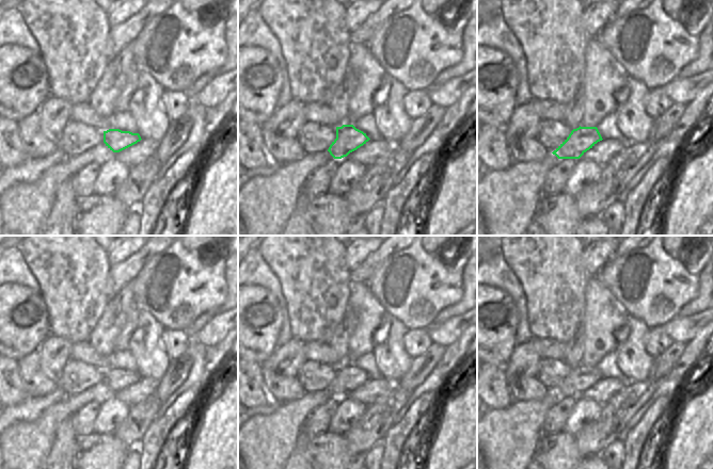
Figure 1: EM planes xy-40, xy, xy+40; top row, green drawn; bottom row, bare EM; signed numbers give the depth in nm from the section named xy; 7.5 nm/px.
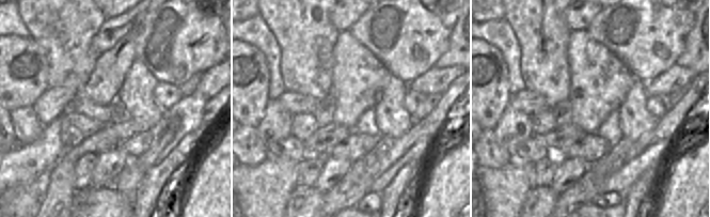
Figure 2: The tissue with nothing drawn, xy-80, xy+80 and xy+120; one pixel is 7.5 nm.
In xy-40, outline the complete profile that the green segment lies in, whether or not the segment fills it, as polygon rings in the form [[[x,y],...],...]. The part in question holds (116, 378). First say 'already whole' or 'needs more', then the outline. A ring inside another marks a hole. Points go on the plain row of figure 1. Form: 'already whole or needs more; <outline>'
already whole; [[[109,368],[104,370],[104,382],[113,391],[120,391],[142,377],[139,372],[132,372],[130,370],[122,370],[120,368]]]

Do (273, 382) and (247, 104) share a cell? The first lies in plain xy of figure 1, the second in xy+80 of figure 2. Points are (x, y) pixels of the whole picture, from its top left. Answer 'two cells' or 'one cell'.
two cells

